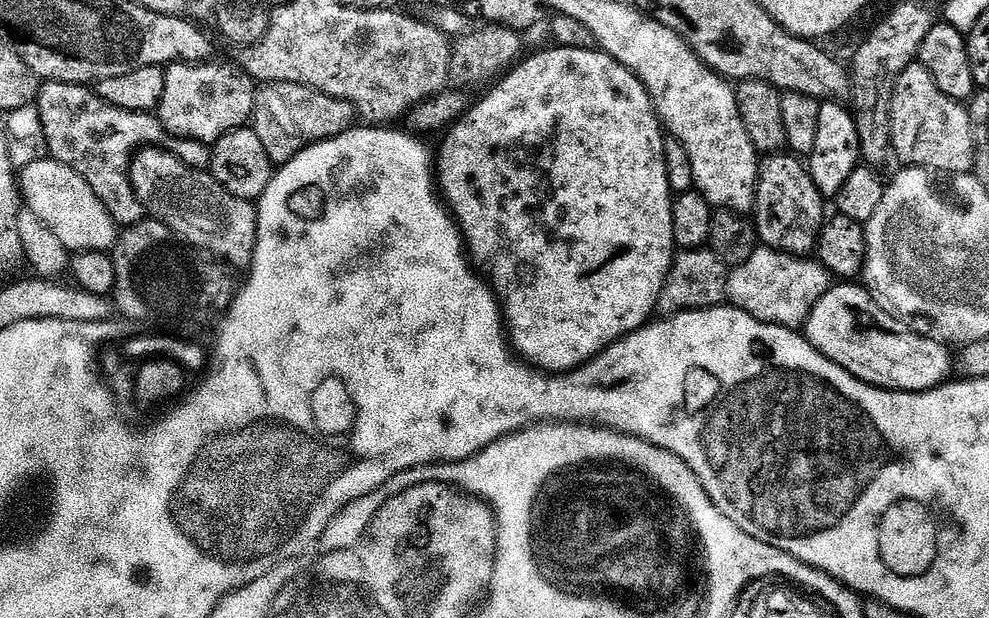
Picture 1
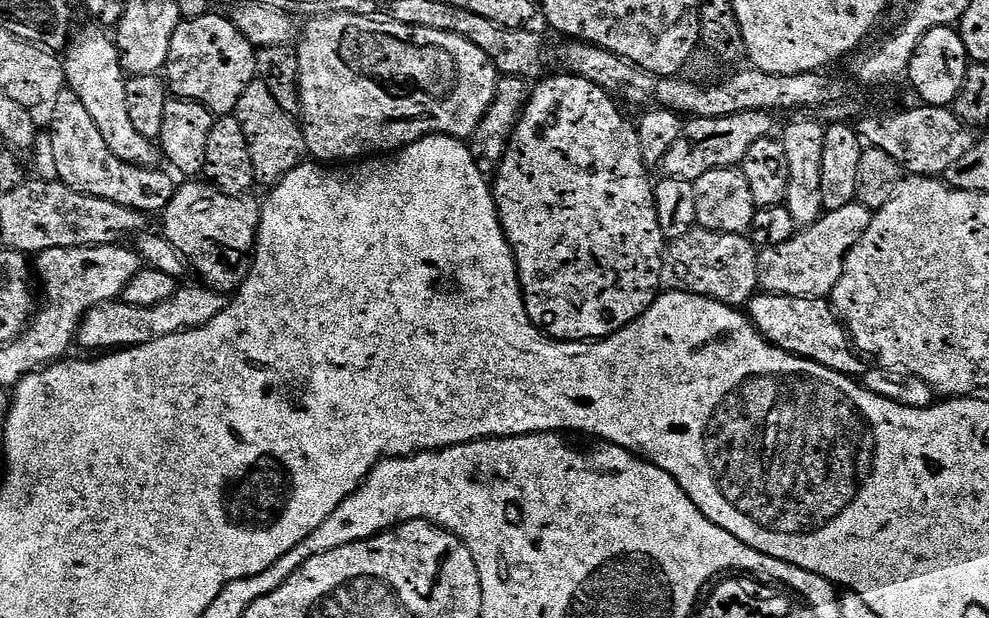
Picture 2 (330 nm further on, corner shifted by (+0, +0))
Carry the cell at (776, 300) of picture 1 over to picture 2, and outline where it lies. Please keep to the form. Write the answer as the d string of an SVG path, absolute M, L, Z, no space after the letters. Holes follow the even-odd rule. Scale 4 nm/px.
M853 202L842 206L842 210L824 212L814 226L797 231L778 246L763 249L758 258L760 288L773 296L831 297L838 278L842 278L844 260L858 238L866 234L872 214L873 209Z

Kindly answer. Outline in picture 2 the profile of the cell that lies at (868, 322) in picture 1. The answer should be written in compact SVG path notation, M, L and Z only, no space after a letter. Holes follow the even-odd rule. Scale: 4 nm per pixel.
M757 294L747 305L746 312L760 335L775 348L801 356L804 360L813 360L815 364L841 372L844 376L860 378L865 375L866 367L864 368L863 362L848 349L849 333L842 327L836 309L827 299Z

